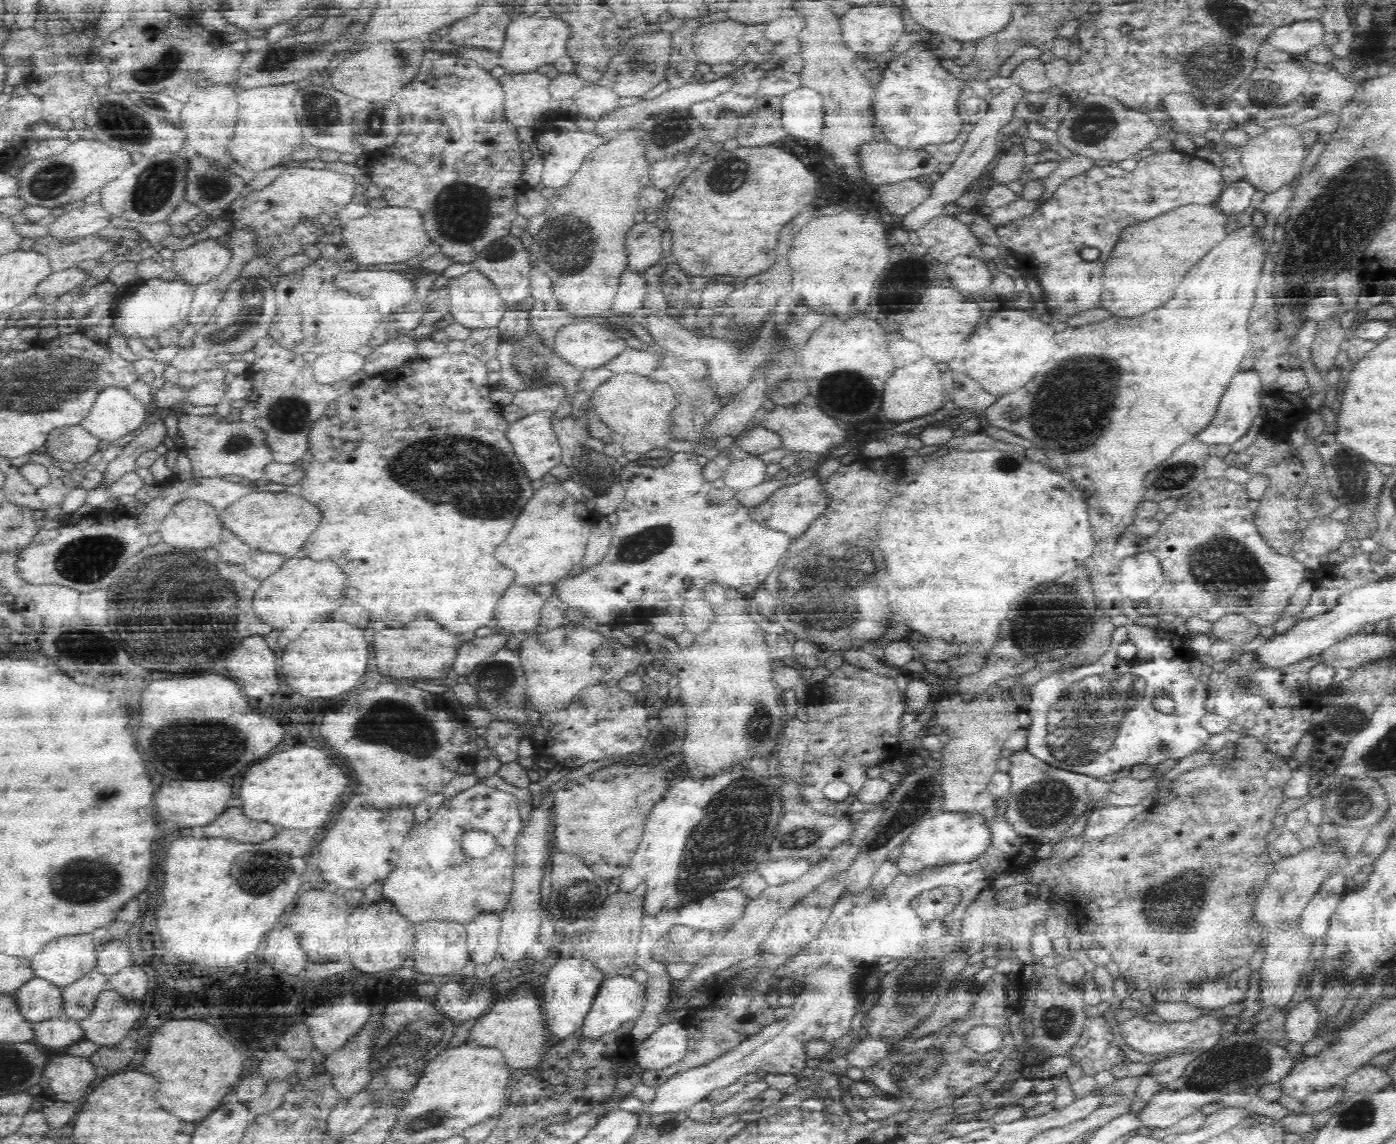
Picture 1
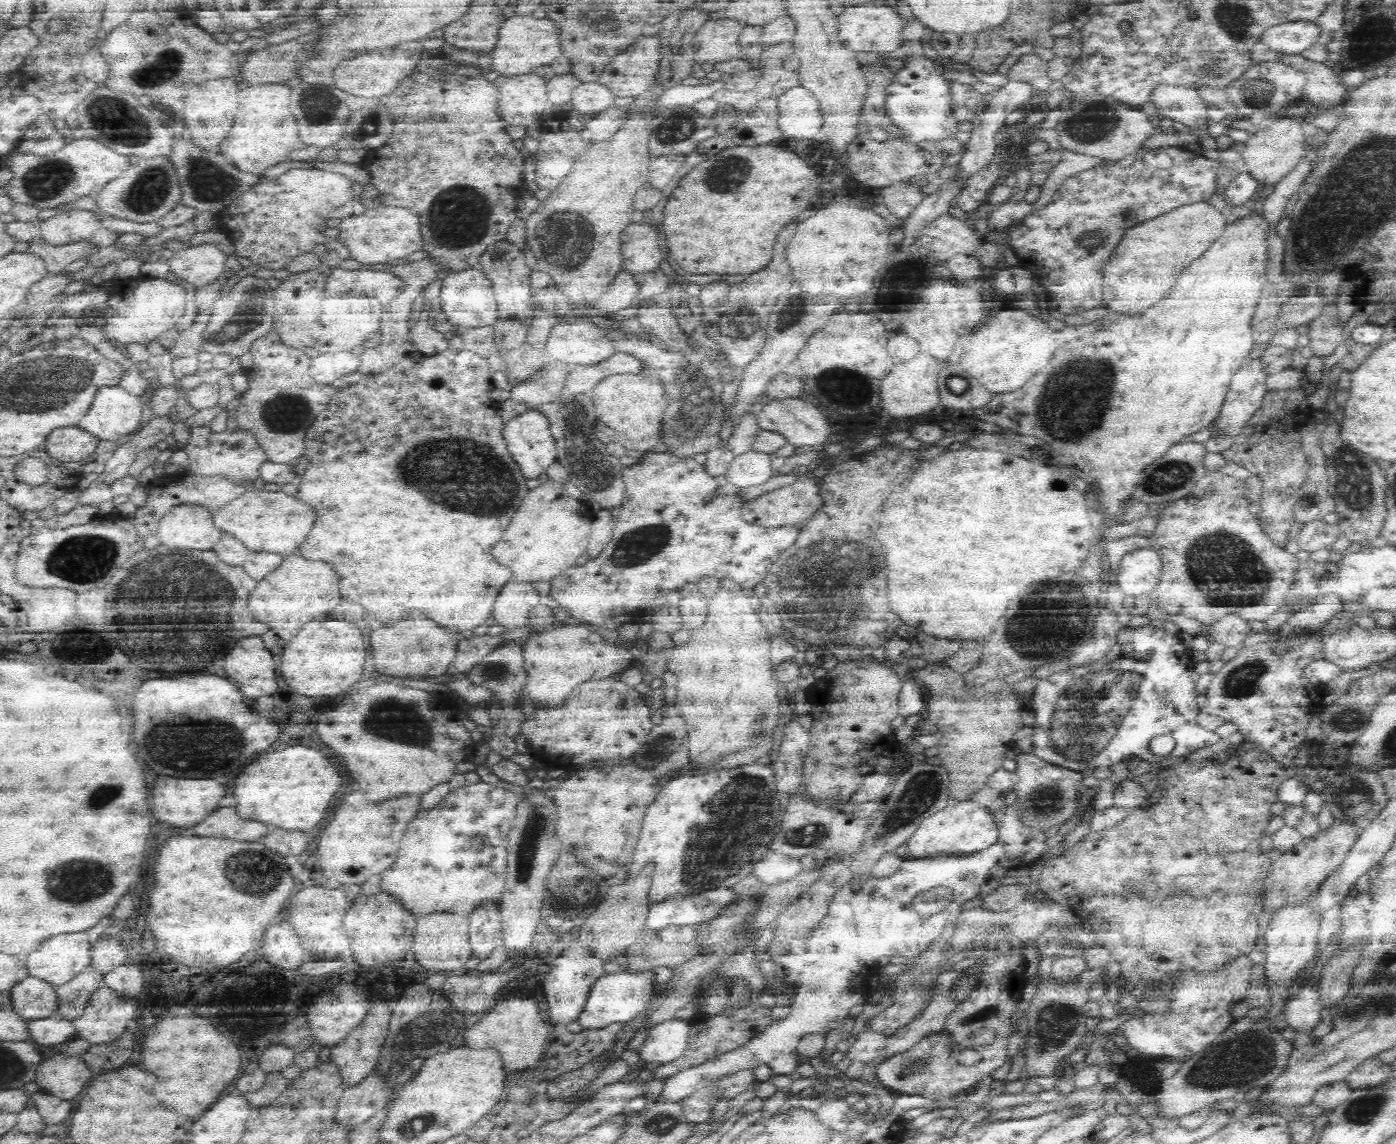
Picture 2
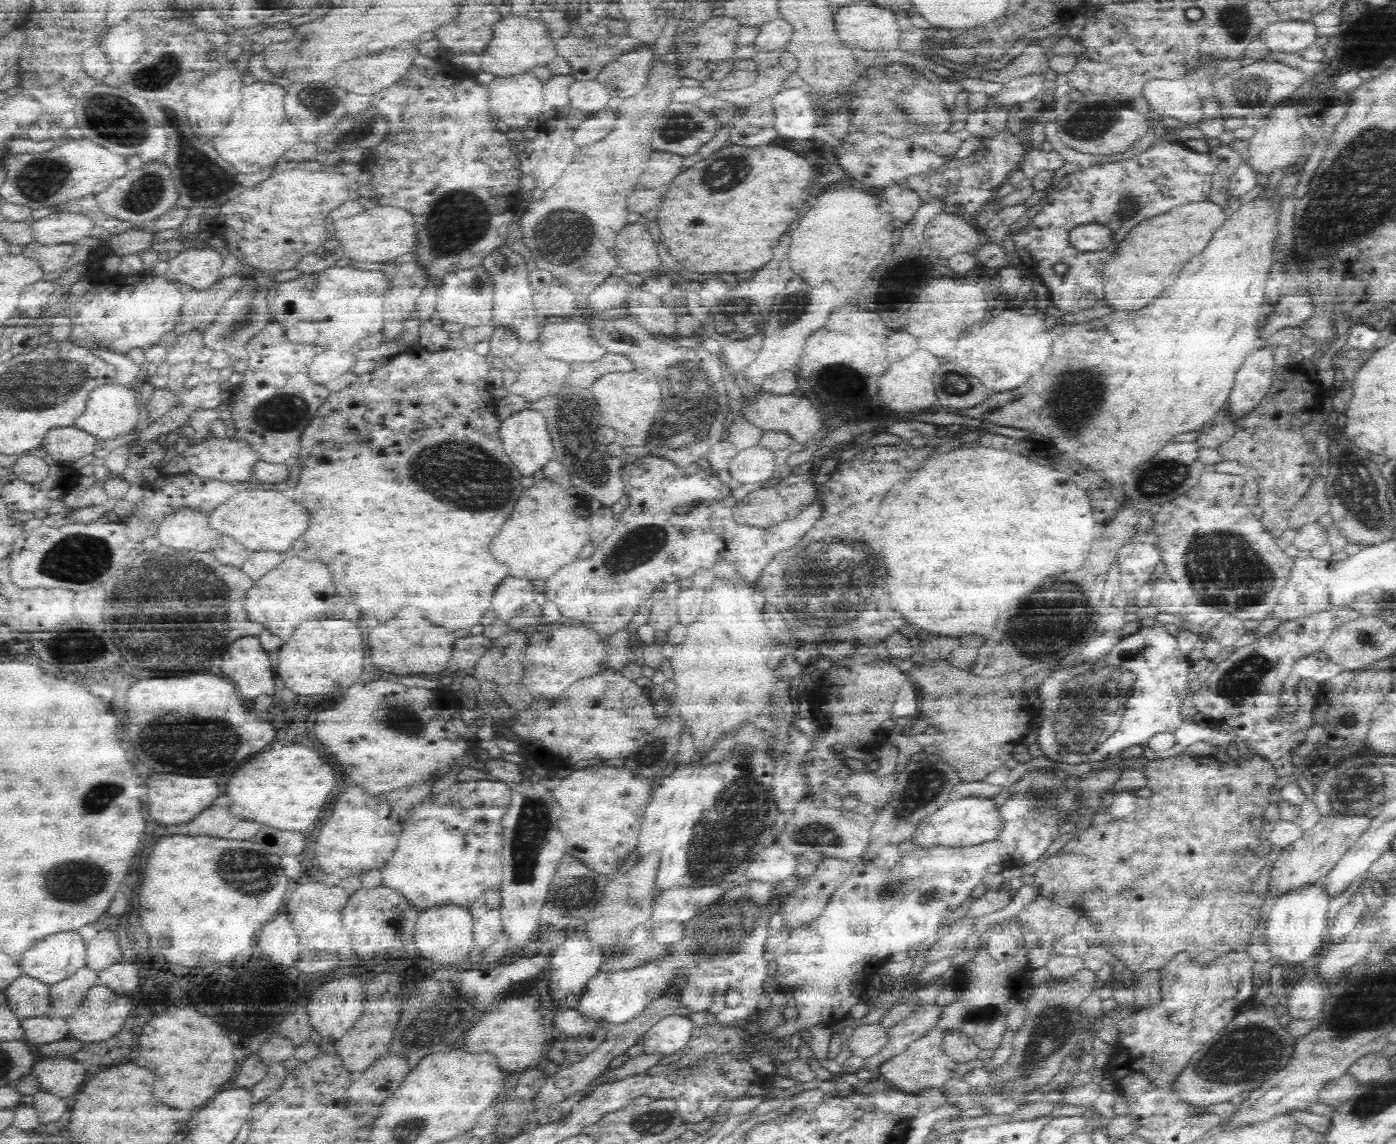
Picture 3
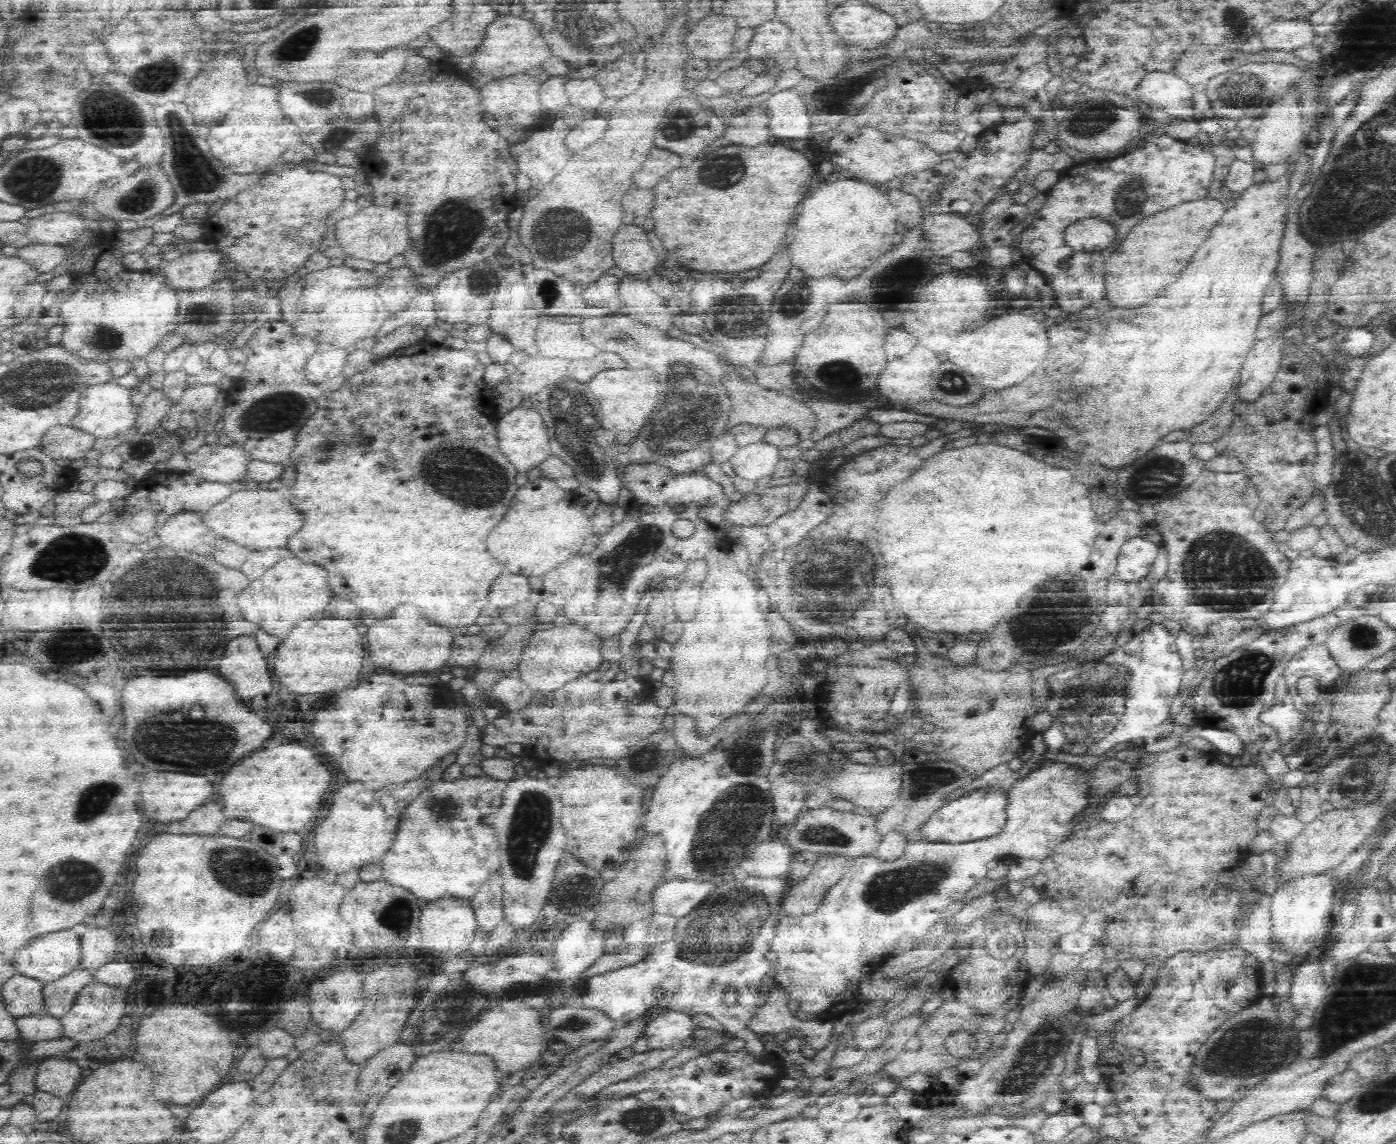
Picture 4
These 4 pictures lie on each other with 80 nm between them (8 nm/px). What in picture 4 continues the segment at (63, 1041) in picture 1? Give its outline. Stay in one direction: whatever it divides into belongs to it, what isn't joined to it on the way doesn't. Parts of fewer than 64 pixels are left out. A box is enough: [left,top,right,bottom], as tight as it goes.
[14,1014,62,1042]

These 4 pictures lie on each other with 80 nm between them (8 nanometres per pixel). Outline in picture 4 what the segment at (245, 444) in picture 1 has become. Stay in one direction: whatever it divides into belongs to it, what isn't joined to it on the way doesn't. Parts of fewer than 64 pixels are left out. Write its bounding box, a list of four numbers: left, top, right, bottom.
[186,439,251,483]

